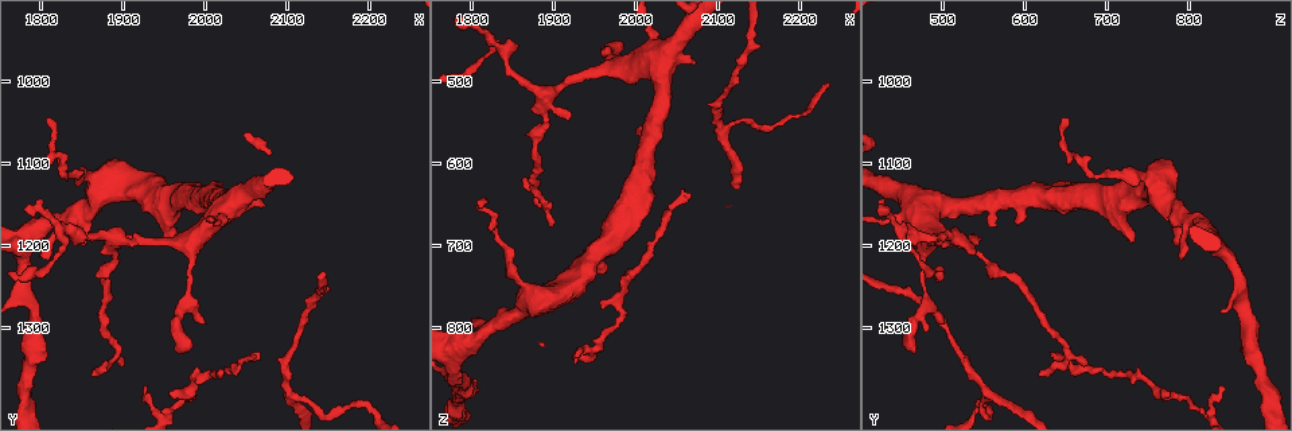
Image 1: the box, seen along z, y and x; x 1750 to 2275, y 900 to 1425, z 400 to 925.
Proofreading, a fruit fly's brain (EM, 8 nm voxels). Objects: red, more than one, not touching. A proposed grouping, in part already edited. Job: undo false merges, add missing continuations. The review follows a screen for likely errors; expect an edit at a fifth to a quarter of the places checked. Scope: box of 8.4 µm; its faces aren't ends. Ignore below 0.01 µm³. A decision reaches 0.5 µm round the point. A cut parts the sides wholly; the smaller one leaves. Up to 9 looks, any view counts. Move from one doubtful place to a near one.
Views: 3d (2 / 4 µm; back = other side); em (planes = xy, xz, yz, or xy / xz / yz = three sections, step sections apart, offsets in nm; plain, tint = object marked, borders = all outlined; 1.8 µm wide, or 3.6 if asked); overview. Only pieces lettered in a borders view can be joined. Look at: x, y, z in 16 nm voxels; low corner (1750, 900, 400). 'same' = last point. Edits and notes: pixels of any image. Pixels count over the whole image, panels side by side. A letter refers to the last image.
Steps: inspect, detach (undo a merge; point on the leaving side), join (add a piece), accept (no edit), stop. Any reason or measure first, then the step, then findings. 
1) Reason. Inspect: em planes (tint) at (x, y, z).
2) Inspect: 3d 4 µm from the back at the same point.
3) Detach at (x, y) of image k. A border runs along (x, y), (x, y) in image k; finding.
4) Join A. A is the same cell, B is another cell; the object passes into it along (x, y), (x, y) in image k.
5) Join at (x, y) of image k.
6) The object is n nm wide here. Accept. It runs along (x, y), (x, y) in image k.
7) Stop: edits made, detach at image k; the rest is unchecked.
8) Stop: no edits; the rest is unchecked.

An open end. Inspect: em yz step 16 (tint) at (1925, 1185, 540).

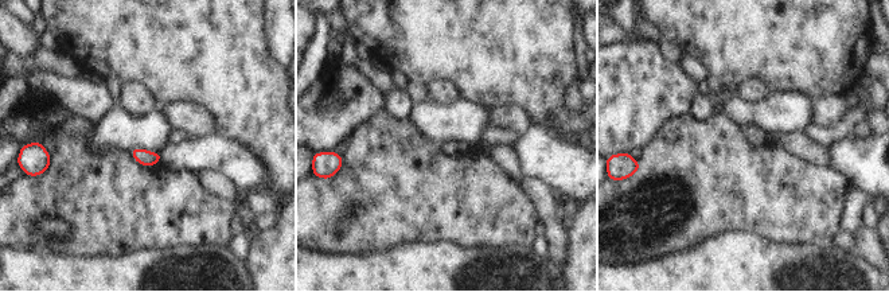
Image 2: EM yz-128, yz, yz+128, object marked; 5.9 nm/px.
Cut it another way. Inspect: em planes (borders) at the same point.

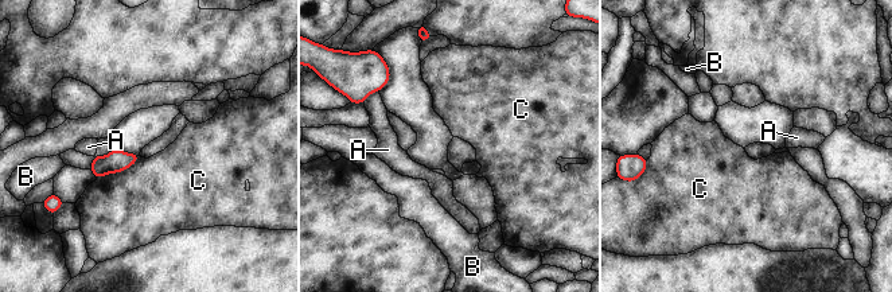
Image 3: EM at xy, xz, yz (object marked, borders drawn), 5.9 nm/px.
Accept. A, B and C are other cells; a border runs along (140, 156), (127, 168), (97, 179) in image 3; none of them fits.

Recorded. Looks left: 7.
Thick end. Inspect: em planes (borders) at (1955, 1195, 730).

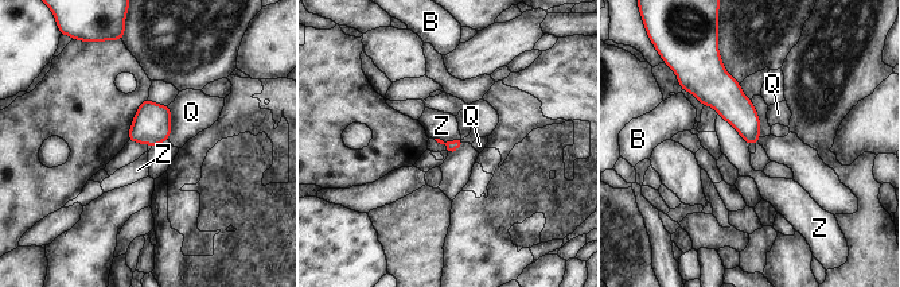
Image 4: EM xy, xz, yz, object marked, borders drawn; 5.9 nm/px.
The longest contact is with Z, 280 nm. Accept. B, Q and Z are other cells; a border runs along (717, 113), (750, 144) in image 4; no lettered piece goes on from it.

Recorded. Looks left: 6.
A fork. Inspect: em yz step 4 (plain) at (1840, 1185, 460).

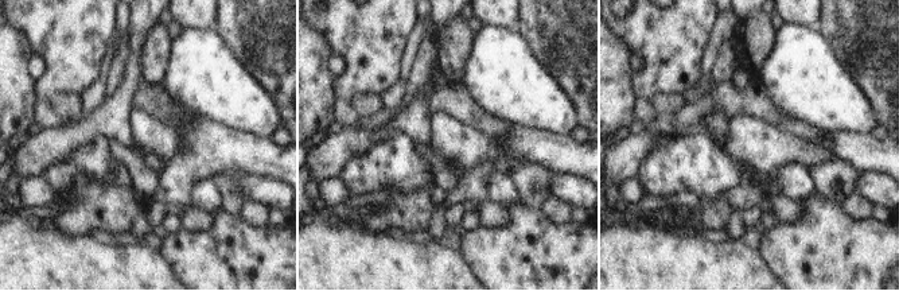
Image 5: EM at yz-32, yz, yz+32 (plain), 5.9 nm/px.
What lies round it. Inspect: em yz step 4 (borders) at the same point.

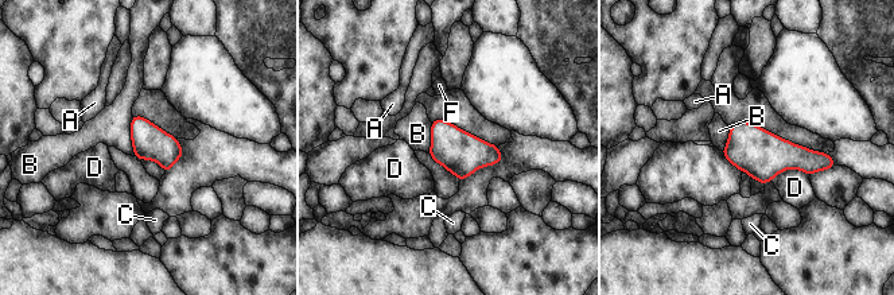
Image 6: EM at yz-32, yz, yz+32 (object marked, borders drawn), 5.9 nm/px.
Accept. A, B, C, D and F are other cells; a border runs along (131, 116), (131, 146), (135, 155) in image 6; one neuron here.

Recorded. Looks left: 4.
Abrupt turn. Inspect: em xy step 4 (tint) at (2105, 1380, 555).

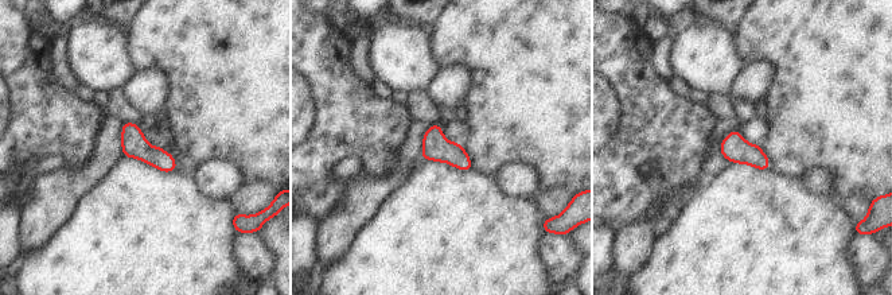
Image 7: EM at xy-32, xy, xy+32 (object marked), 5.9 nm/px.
Inspect: em planes (borders) at the same point.

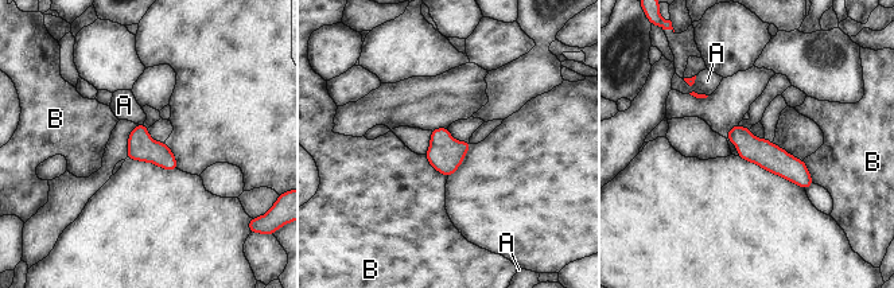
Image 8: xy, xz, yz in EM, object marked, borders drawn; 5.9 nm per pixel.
The object is 160 nm wide here. Accept. A and B are other cells; a border runs along (423, 155), (447, 178) in image 8; all the same neuron.

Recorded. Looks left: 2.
Stop: no edits; the rest is unchecked.

